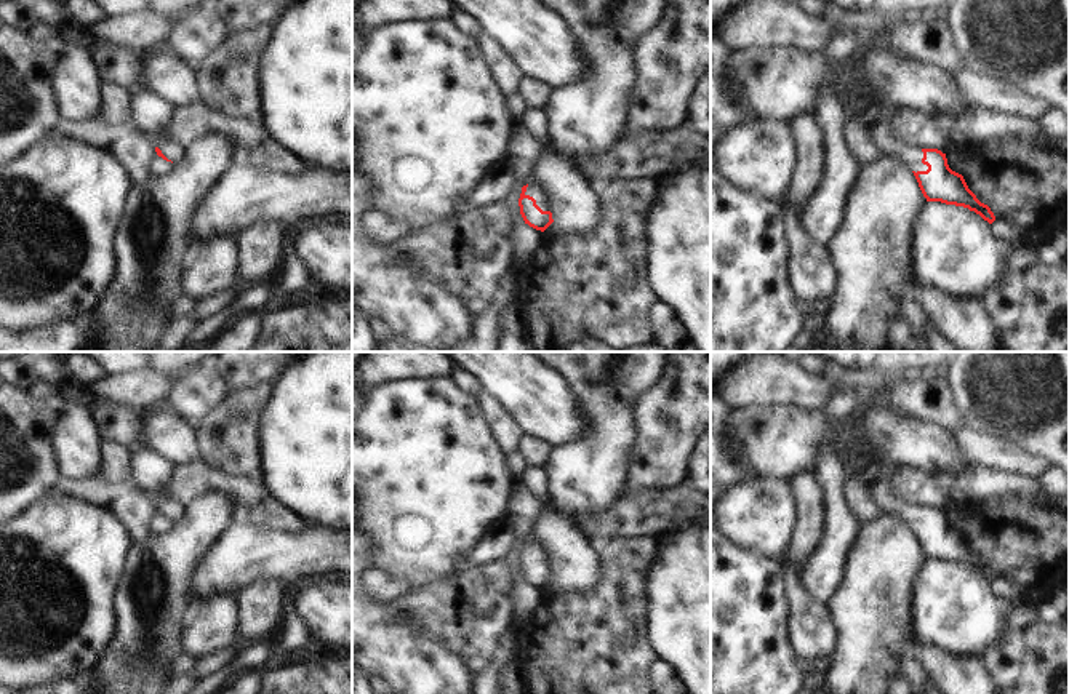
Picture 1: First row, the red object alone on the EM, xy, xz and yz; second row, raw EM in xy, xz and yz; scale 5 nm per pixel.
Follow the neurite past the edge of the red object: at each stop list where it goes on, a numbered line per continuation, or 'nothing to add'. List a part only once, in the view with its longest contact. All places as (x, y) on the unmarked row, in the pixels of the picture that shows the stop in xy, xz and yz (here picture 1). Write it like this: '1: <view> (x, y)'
1: xz (535, 547).

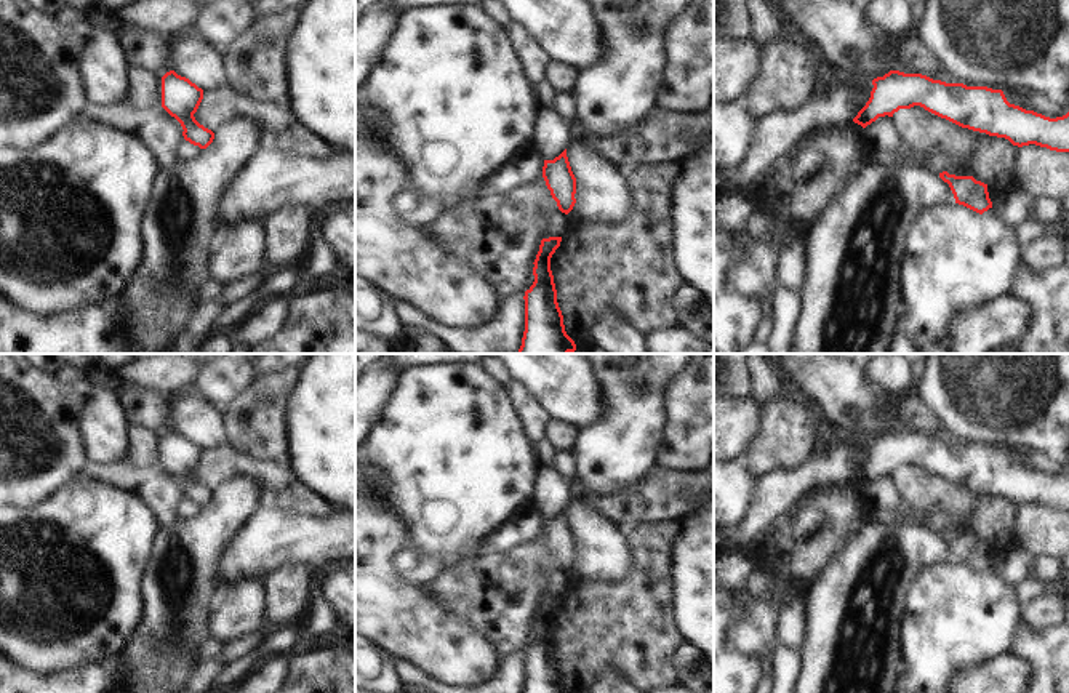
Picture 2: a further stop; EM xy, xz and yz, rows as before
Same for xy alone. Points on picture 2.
nothing to add.

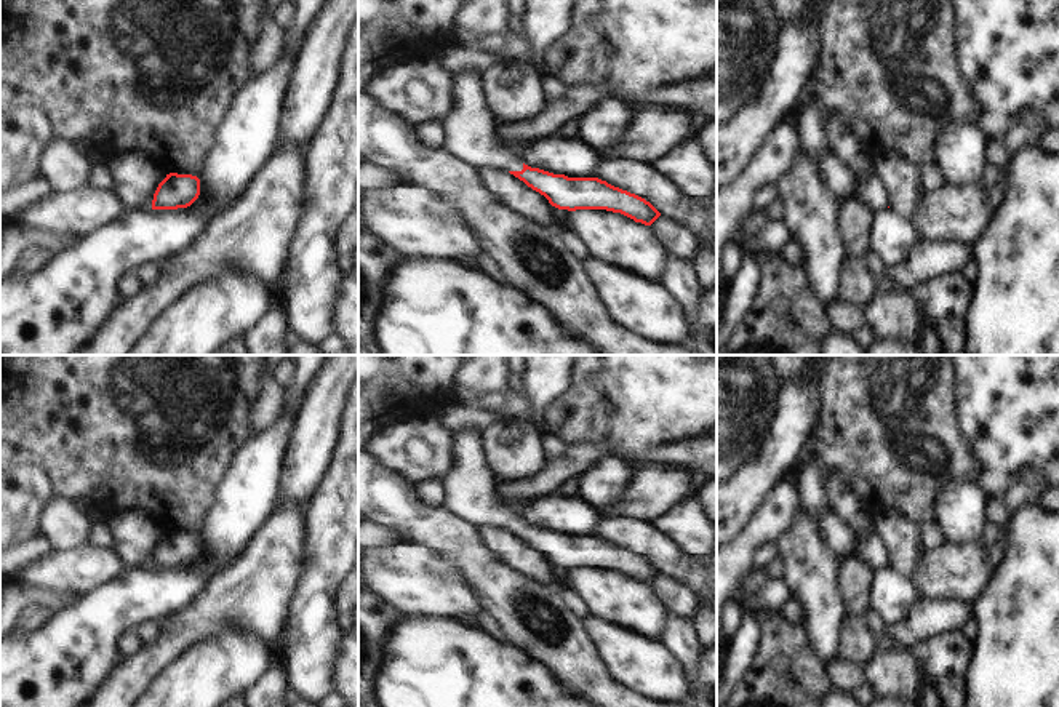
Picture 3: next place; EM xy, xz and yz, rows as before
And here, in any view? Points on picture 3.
1: xz (471, 488).

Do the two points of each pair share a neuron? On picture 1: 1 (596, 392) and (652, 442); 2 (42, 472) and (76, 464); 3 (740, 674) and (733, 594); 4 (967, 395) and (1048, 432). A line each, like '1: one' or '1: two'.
1: two
2: two
3: one
4: one

